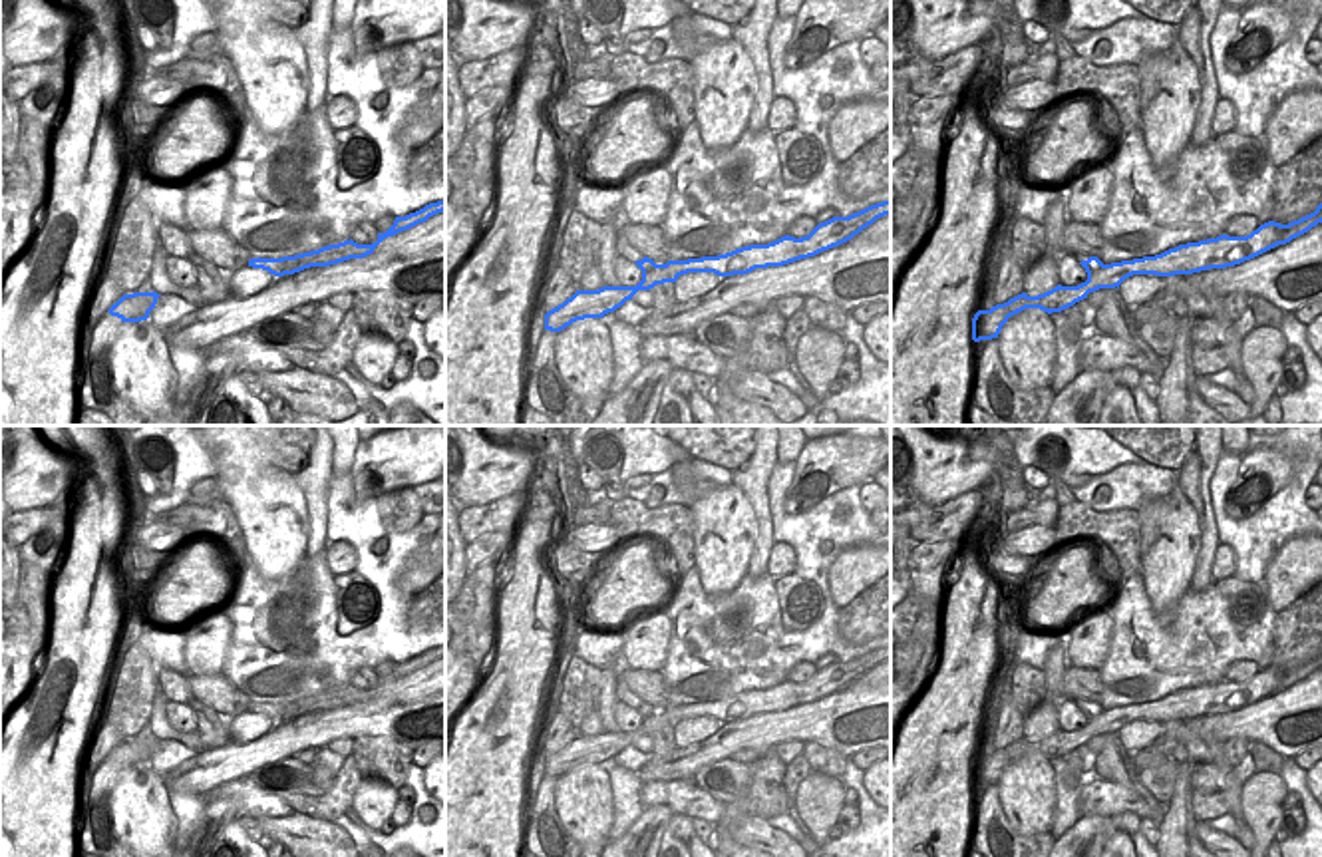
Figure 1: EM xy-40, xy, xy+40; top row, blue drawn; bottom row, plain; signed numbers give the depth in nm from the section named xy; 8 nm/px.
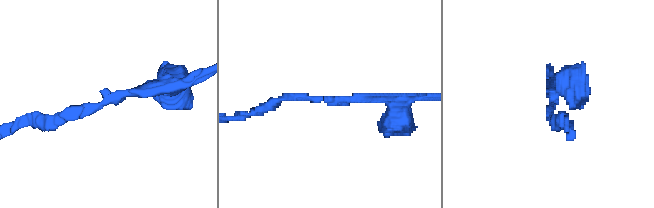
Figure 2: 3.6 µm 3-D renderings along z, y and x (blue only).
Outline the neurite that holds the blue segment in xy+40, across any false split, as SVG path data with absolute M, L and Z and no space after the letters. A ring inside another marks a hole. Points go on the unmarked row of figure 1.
M1322 648L1314 658L1298 666L1288 670L1268 666L1246 682L1221 680L1217 684L1179 690L1155 702L1111 710L1103 710L1097 702L1089 702L1087 706L1079 708L1087 718L1087 726L1077 732L1058 730L1056 734L1038 742L1028 742L1022 738L1004 750L992 752L990 756L978 756L972 764L972 785L980 787L998 783L1008 764L1026 754L1040 754L1048 760L1062 758L1087 744L1089 738L1099 734L1119 734L1119 730L1133 720L1175 722L1240 710L1278 690L1290 688L1318 668L1322 668Z

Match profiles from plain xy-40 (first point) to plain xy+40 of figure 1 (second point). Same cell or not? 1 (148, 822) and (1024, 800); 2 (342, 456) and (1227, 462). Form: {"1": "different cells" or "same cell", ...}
{"1": "same cell", "2": "different cells"}

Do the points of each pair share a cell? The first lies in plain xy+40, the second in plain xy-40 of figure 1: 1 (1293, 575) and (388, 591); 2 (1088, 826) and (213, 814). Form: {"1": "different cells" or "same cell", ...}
{"1": "different cells", "2": "same cell"}

